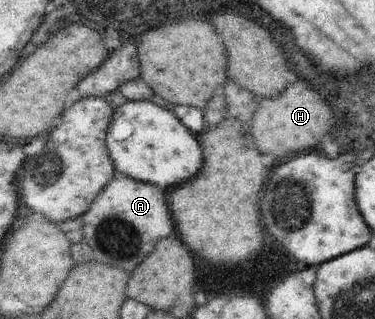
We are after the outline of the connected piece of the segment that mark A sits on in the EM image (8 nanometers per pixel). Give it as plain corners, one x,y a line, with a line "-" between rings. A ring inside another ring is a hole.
122,174
115,176
109,189
97,197
97,205
93,205
83,219
85,240
93,245
95,257
111,265
121,265
130,272
152,256
161,237
169,237
175,231
174,217
163,189

